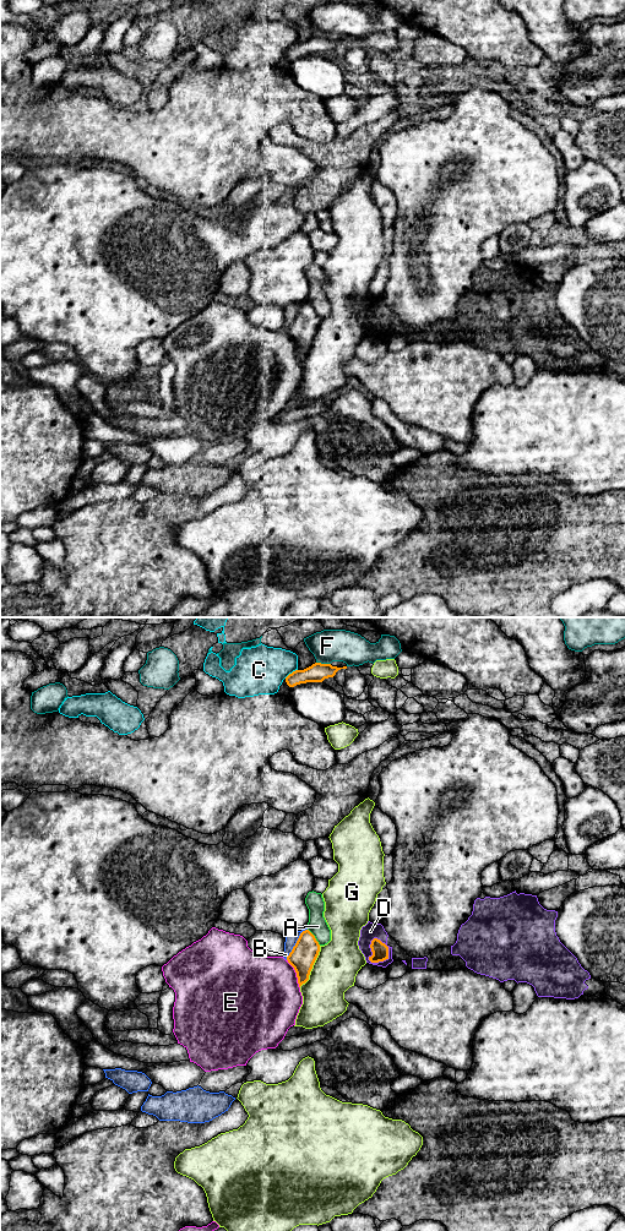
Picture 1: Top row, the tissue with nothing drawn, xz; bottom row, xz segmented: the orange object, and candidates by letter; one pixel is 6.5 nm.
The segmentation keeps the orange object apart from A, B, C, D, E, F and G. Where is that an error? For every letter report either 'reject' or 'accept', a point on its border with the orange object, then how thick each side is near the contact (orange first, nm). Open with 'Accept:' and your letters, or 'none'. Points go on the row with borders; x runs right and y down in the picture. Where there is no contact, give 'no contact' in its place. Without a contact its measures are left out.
Accept: none
A: reject; contact xz (314, 937); calibres 170 and 120 nm
B: reject; contact xz (295, 943); calibres 170 and 80 nm
C: reject; contact xz (292, 673); calibres 120 and 320 nm
D: reject; contact xz (373, 953); calibres 110 and 110 nm
E: reject; contact xz (297, 974); calibres 170 and 460 nm
F: reject; contact xz (324, 664); calibres 120 and 220 nm
G: reject; contact xz (311, 967); calibres 170 and 280 nm

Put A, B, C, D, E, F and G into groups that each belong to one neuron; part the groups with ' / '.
A / B / C / D / E / F / G

